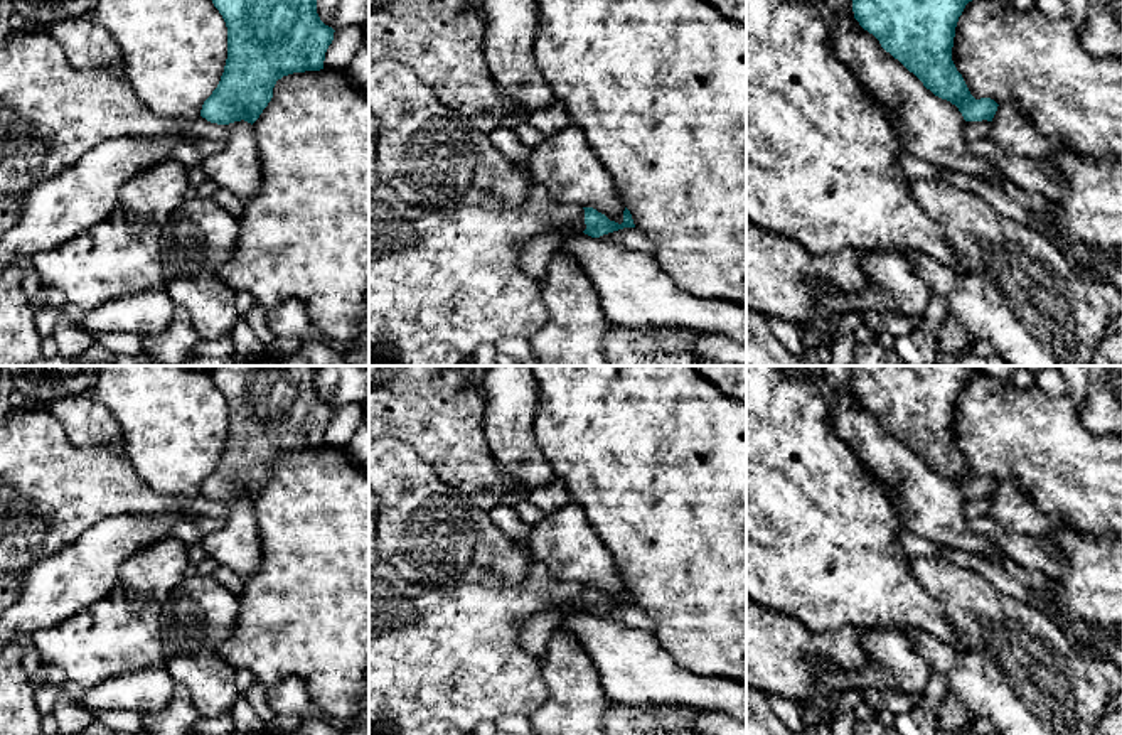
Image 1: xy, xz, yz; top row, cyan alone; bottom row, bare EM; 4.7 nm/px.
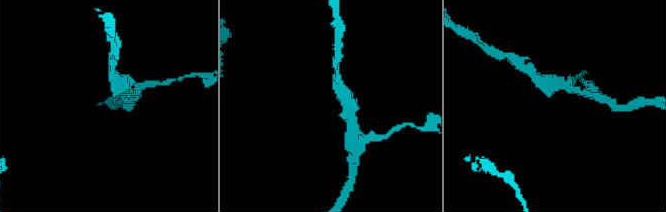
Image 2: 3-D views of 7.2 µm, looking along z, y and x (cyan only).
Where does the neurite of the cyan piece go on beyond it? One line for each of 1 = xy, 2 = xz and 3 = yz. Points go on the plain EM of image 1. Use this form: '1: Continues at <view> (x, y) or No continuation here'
1: No continuation here
2: No continuation here
3: No continuation here

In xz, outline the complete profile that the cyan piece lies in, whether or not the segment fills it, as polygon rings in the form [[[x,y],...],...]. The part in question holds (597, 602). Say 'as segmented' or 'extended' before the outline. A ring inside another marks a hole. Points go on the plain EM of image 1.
as segmented; [[[583,585],[583,587],[585,587],[585,602],[586,602],[586,607],[583,610],[591,615],[600,615],[603,612],[608,612],[623,605],[635,605],[632,592],[627,585],[623,588],[622,602],[610,598],[605,592],[598,590],[593,585]]]

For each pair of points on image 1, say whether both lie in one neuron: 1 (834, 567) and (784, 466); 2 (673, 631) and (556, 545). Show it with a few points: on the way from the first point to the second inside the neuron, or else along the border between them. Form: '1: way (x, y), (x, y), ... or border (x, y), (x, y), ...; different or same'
1: way (816, 541), (784, 509), (784, 491); same
2: border (607, 548), (617, 574), (625, 584); different

